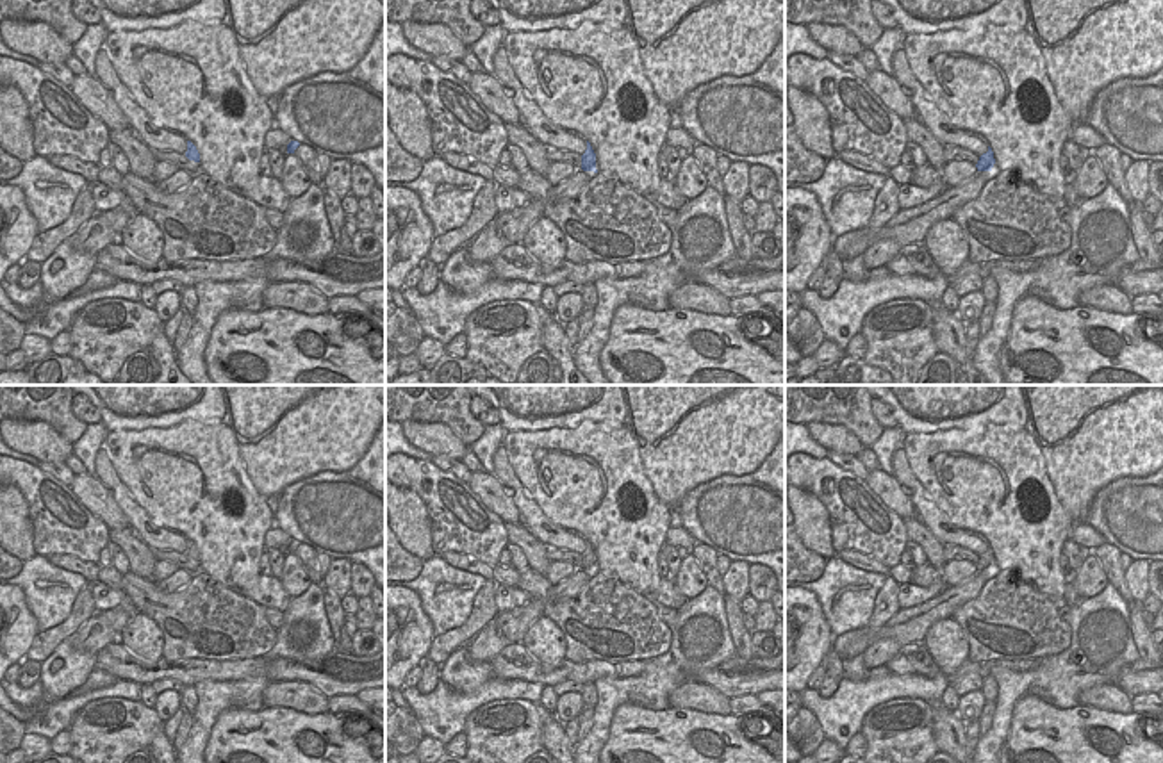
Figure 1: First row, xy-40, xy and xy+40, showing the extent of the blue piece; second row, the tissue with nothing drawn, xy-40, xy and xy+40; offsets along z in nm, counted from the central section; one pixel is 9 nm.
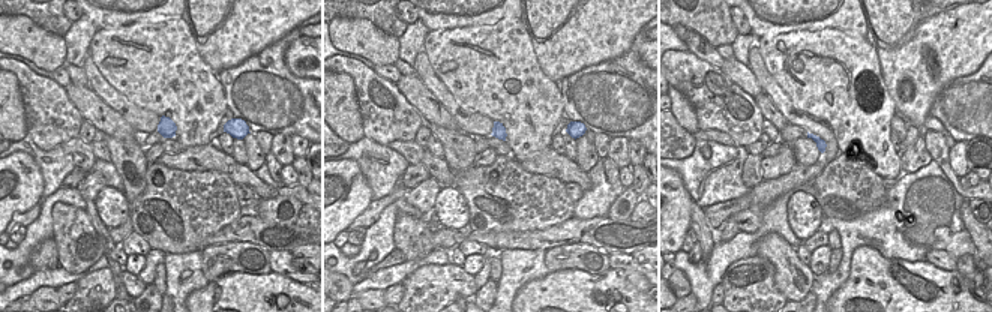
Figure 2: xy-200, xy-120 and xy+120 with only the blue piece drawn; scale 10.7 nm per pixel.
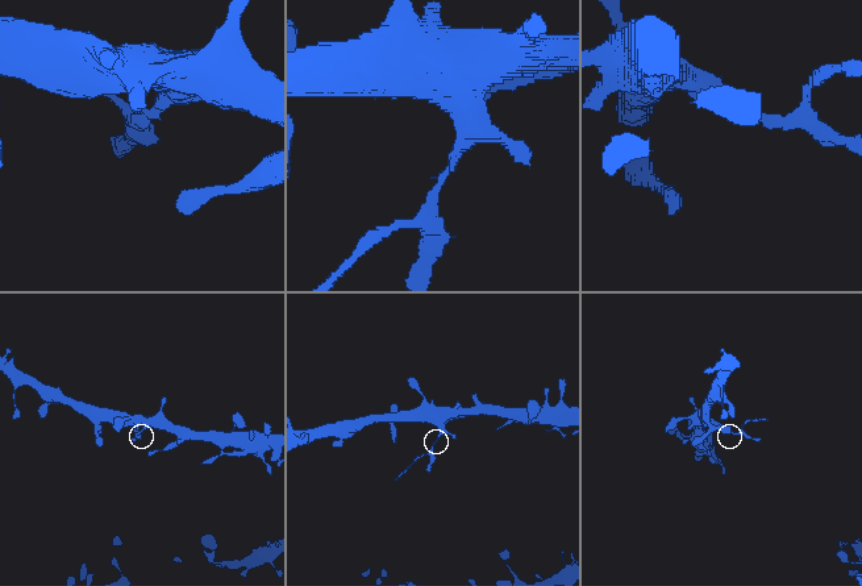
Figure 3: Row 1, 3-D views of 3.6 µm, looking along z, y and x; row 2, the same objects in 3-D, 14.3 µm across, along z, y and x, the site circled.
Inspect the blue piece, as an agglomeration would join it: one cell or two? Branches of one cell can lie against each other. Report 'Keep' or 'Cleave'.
Cleave

